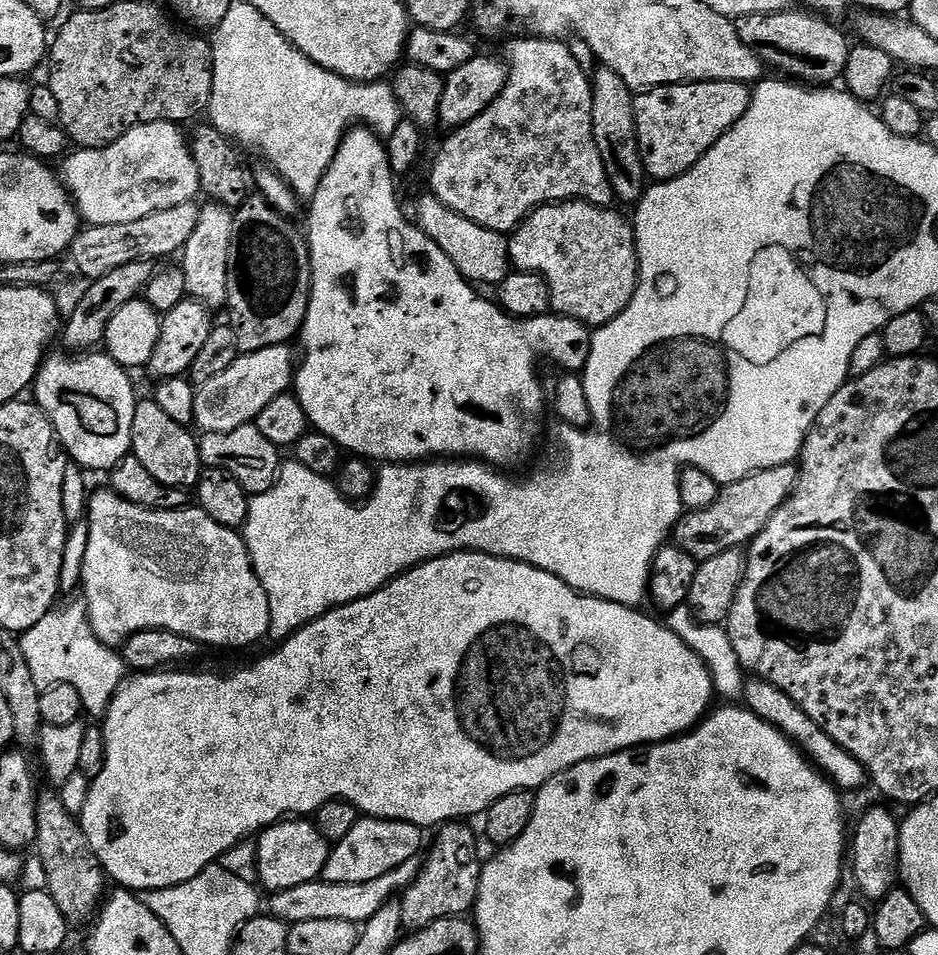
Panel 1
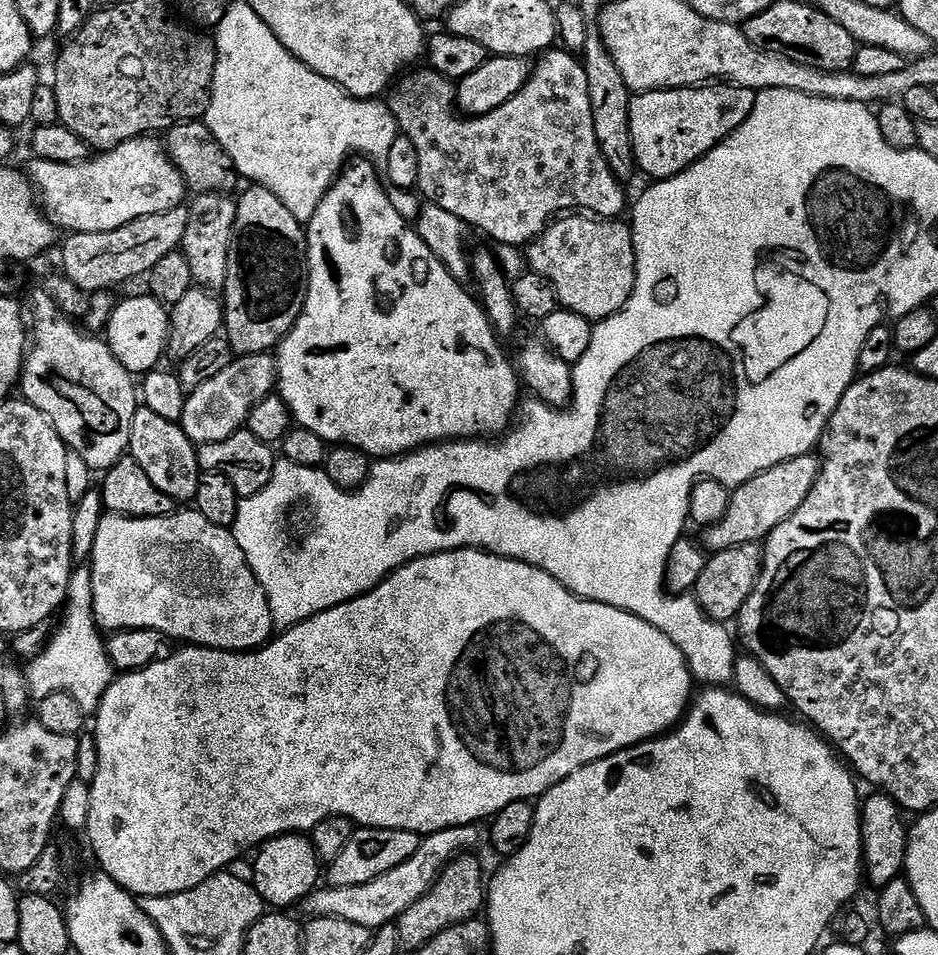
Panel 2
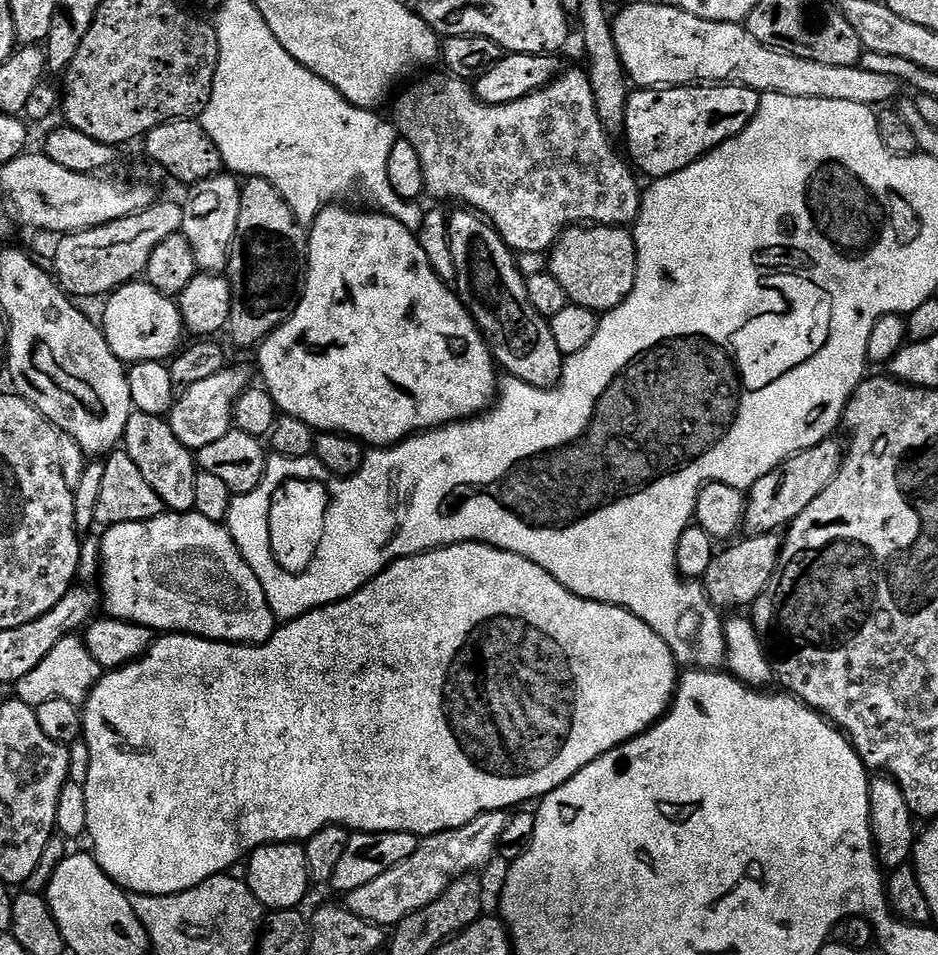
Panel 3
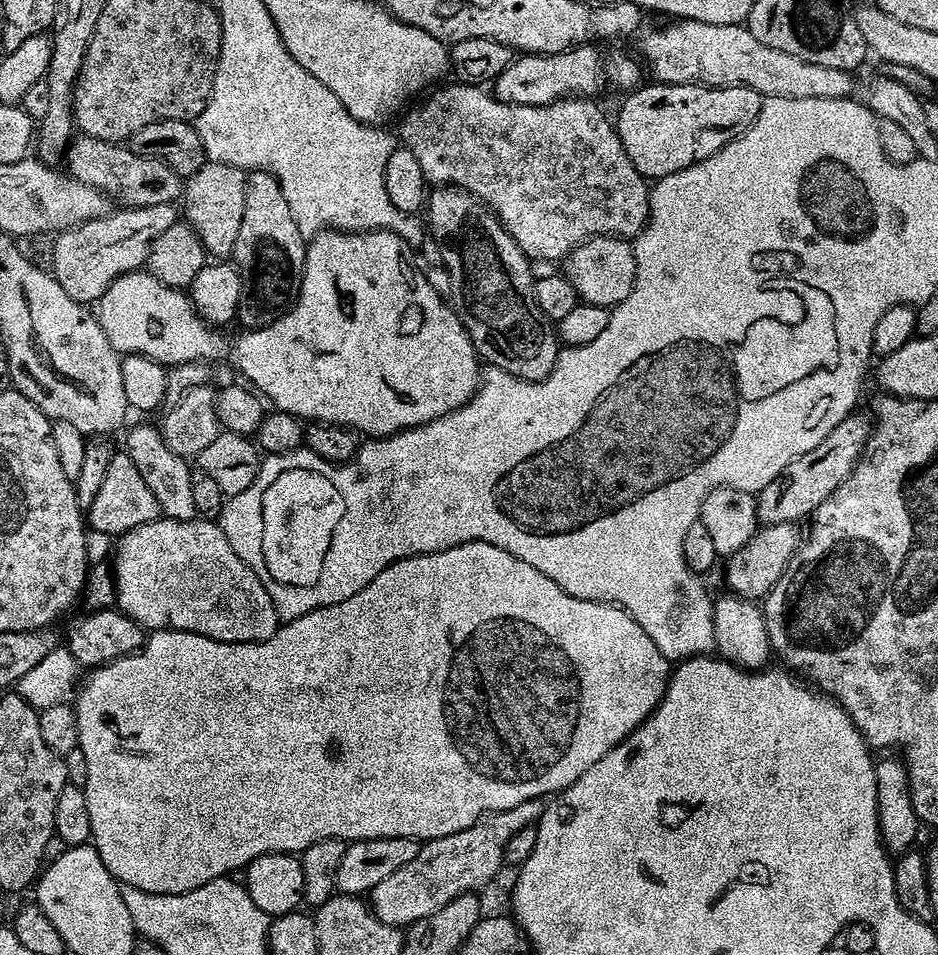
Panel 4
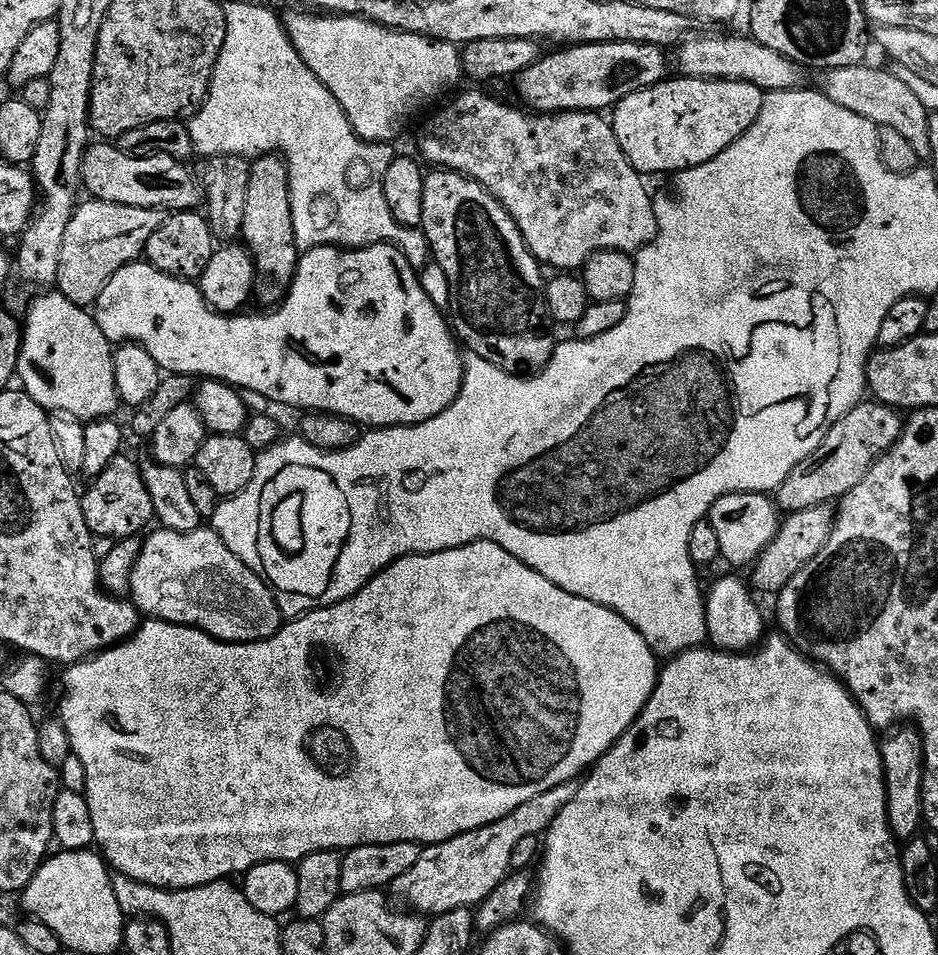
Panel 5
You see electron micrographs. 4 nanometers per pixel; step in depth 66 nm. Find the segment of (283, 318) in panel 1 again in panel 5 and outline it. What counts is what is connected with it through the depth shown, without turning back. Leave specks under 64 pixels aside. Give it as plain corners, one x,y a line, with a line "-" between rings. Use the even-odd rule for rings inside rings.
273,154
255,157
251,166
250,182
246,190
246,222
242,240
256,267
256,281
252,287
255,303
260,303
261,309
271,310
287,298
302,253
297,248
294,238
287,162
283,156

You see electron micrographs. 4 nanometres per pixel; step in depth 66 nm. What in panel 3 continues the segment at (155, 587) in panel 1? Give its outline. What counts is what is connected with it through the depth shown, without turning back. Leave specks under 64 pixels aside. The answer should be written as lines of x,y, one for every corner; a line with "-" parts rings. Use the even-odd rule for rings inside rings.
195,510
165,511
164,515
146,522
111,525
102,536
101,558
102,608
111,619
127,620
160,634
201,636
223,644
265,644
277,630
278,621
270,610
266,590
262,590
258,574
242,558
227,527
202,518

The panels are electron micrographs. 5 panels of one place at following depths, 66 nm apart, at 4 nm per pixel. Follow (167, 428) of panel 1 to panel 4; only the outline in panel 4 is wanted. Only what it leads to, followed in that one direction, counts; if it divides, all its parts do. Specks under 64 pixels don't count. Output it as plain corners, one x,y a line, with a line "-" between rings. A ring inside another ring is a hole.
140,424
128,436
126,445
128,456
138,466
146,486
158,498
158,506
165,520
190,522
197,519
198,513
194,506
194,482
192,481
193,465
183,456
174,454
170,446
166,446
166,438
159,427
152,424

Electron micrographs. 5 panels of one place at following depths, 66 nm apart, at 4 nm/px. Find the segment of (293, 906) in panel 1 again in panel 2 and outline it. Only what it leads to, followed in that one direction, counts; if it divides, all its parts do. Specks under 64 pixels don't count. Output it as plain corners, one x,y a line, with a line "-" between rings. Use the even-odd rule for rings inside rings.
467,824
461,828
427,833
421,839
418,850
414,850
414,858
402,862
402,866
394,866
394,870
378,874
374,882
362,882
362,886
317,887
315,892
311,892
302,901
302,908
308,911
309,917
346,918
346,922
355,922
356,925
366,926
370,930
395,924
411,904
418,902
418,898
422,898
432,889
432,883
440,877
440,872
451,860
472,850
480,840
480,830
479,827

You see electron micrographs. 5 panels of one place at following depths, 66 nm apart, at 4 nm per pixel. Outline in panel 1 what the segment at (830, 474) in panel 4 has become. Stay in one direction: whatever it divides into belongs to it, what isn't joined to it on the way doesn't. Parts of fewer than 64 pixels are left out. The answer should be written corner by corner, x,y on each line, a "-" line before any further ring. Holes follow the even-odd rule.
790,463
774,466
770,470
755,472
738,482
723,485
718,498
714,498
714,502
710,502
710,506
706,506
706,510
698,510
697,512
685,511
684,515
681,516
674,529
676,547
686,550
686,554
690,554
699,562
714,558
714,554
722,554
731,548
740,548
751,544
752,539
766,526
766,522
770,522
770,518
774,518
774,514
790,498
790,494
796,489
797,475
797,465

